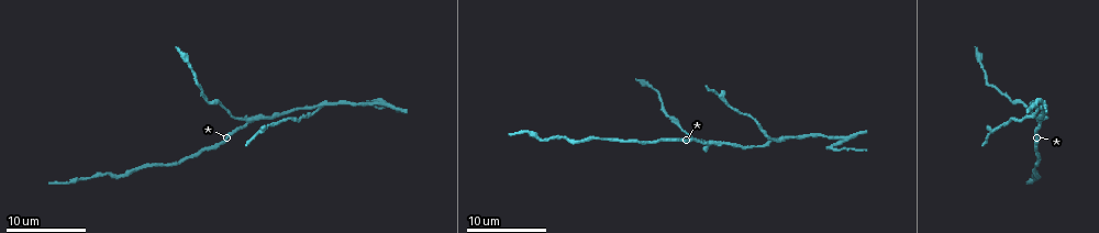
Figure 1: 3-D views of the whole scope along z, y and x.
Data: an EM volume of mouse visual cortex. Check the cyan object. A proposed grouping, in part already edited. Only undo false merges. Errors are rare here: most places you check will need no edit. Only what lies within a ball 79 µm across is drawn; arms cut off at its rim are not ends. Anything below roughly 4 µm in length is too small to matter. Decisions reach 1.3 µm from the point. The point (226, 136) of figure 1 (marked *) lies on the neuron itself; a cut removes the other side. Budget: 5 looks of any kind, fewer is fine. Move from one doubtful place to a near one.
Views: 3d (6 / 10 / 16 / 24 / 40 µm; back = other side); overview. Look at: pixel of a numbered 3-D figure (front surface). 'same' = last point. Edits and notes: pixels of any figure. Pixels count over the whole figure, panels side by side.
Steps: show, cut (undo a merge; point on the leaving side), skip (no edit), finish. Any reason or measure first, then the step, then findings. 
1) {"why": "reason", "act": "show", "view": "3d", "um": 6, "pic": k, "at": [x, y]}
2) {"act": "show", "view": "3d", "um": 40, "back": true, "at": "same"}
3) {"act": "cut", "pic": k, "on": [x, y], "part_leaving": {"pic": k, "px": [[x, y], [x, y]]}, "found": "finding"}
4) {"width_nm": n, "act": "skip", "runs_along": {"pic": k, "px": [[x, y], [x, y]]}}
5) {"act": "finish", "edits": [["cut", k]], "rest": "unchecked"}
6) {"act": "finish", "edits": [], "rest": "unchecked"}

{"why": "two arms in line, one across", "act": "show", "view": "3d", "um": 10, "pic": 1, "at": [248, 122]}

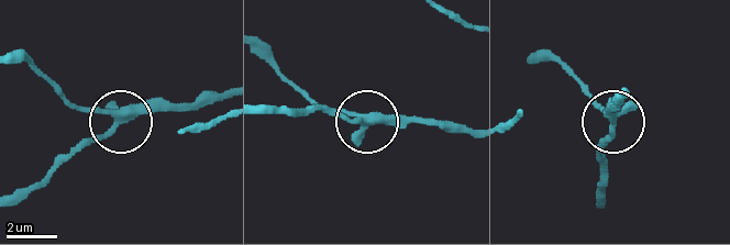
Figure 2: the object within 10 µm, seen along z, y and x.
{"side_arm_um": 17, "act": "skip", "runs_along": {"pic": 2, "px": [[52, 168], [115, 124], [107, 113], [65, 106]]}, "found": "one neuron here"}

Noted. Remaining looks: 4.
{"why": "a narrow waist", "act": "show", "view": "3d", "um": 10, "pic": 1, "at": [600, 140]}

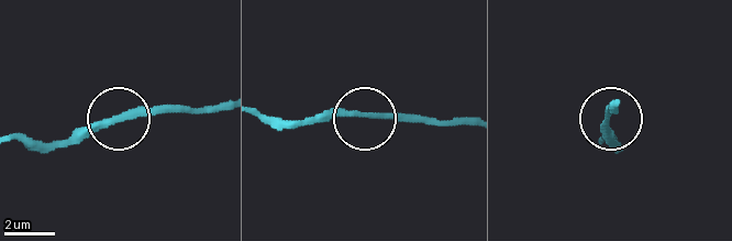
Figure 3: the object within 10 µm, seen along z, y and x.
{"act": "skip", "runs_along": {"pic": 3, "px": [[219, 105], [131, 110], [62, 140], [39, 142]]}, "found": "all the same neuron"}

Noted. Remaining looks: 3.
{"why": "three arms meet", "act": "show", "view": "3d", "um": 6, "pic": 1, "at": [775, 141]}

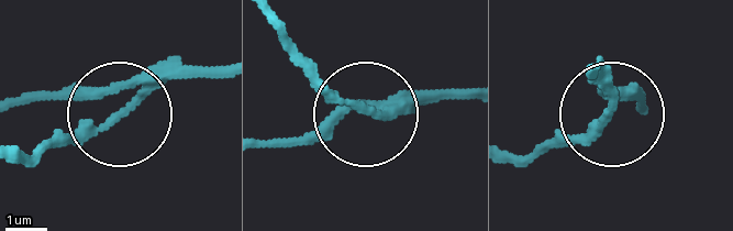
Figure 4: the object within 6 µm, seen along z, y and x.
{"why": "from behind", "act": "show", "view": "3d", "um": 6, "back": true, "pic": 4, "at": [609, 110]}

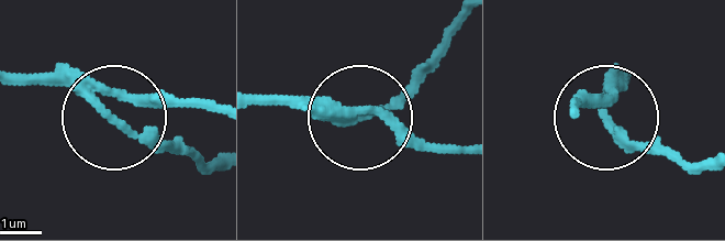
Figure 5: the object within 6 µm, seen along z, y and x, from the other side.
{"width_nm": 210, "act": "cut", "pic": 5, "on": [124, 127], "part_leaving": {"pic": 5, "px": [[84, 87], [132, 126], [216, 161]]}, "found": "two neurons meet here"}

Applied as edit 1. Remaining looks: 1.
{"act": "finish", "edits": [["cut", 5]], "rest": "unchecked"}

